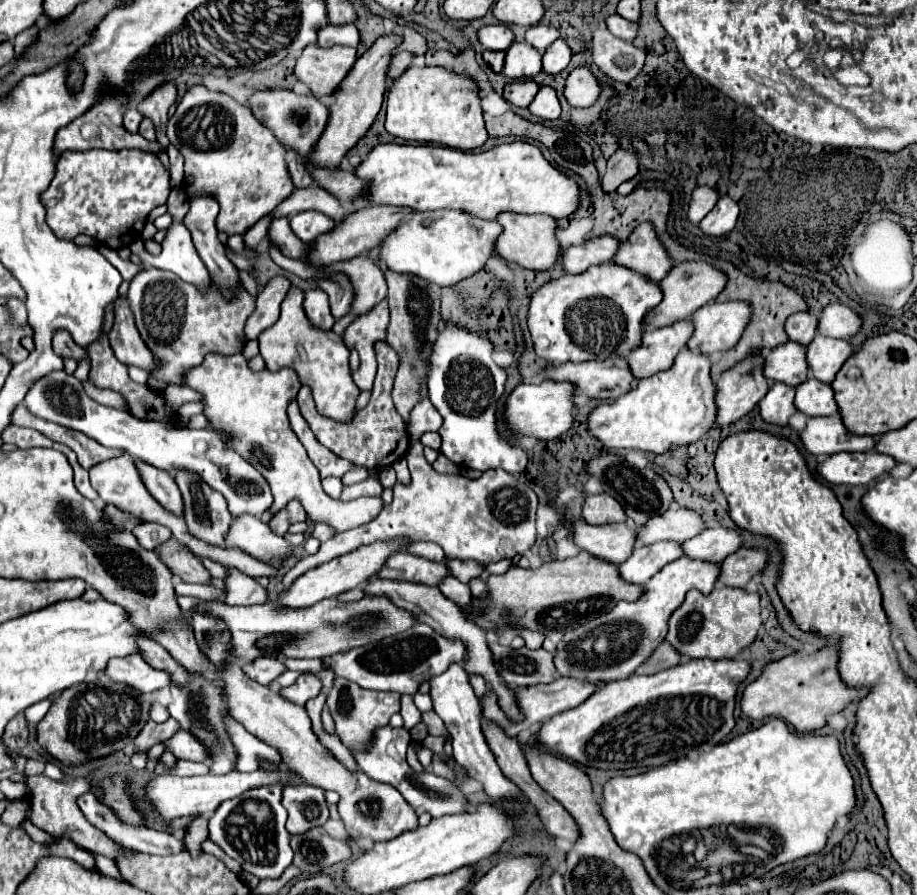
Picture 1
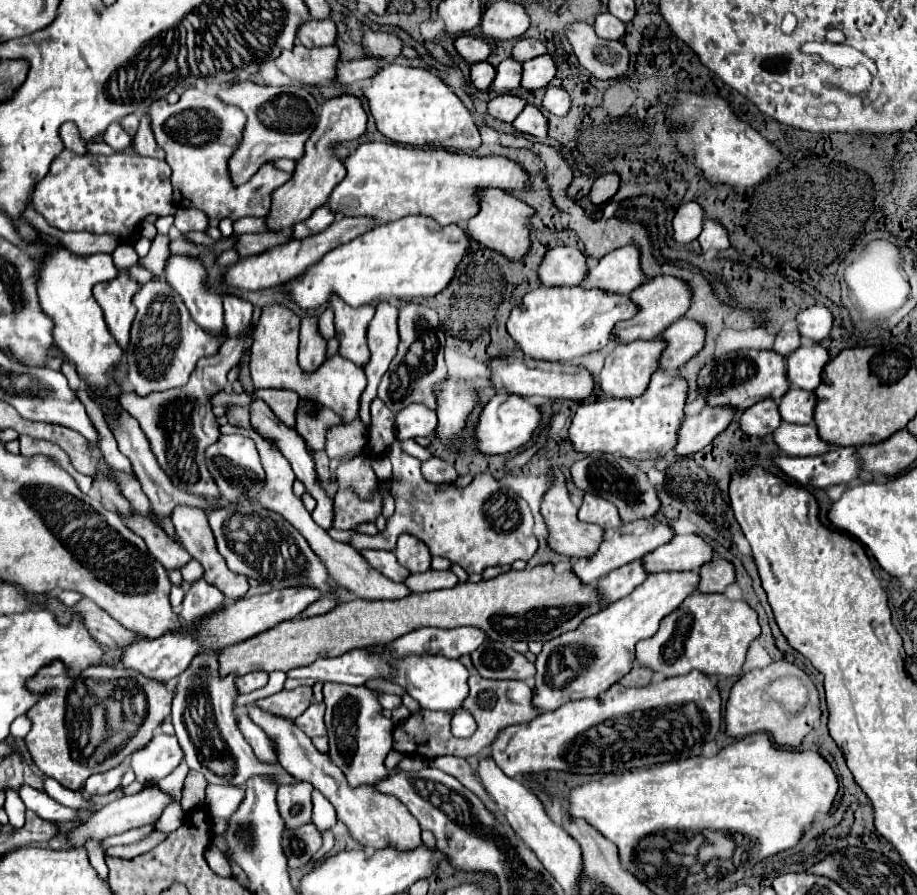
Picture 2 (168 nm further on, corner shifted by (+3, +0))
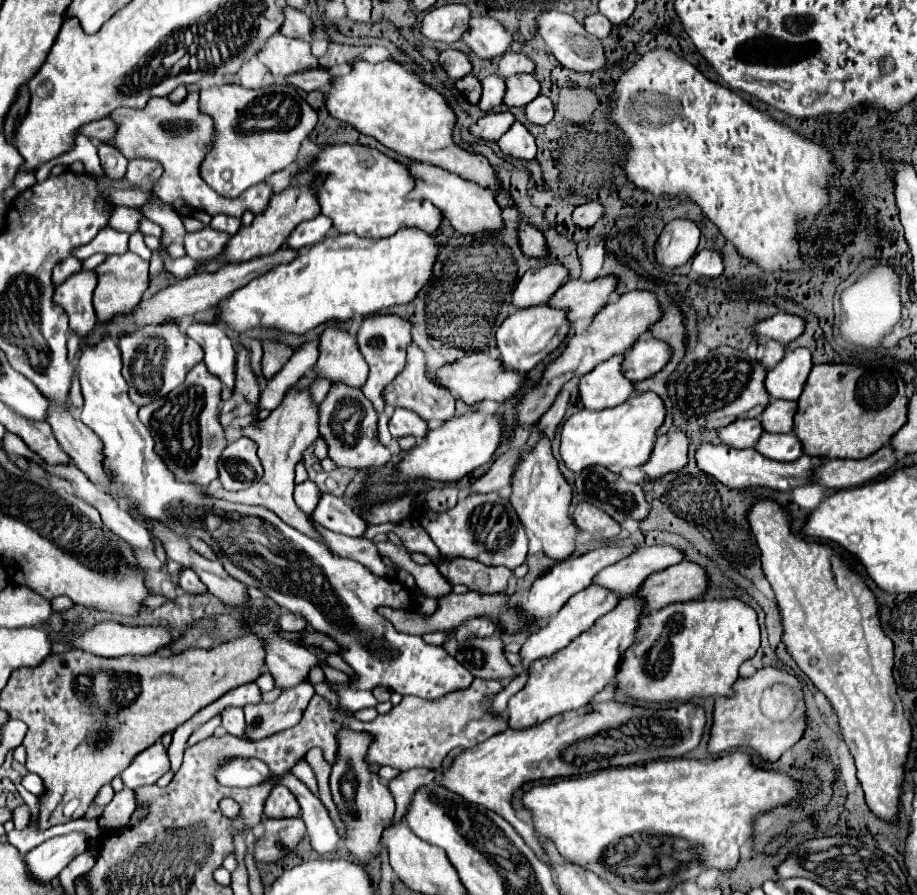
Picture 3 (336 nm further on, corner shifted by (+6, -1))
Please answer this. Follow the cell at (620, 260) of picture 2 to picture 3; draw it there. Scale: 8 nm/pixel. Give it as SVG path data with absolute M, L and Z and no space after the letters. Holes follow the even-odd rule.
M606 276L592 282L570 280L556 290L556 294L548 300L548 306L564 310L570 324L582 318L592 318L614 294L616 278Z

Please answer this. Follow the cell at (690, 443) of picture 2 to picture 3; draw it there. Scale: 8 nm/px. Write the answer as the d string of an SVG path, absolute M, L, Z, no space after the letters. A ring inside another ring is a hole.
M670 430L664 436L658 436L654 450L648 462L642 466L642 472L650 480L658 480L668 472L680 470L688 460L688 438L684 432Z

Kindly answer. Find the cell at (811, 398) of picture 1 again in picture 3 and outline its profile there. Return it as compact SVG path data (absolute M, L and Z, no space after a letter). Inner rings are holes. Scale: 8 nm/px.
M772 400L760 418L762 428L772 434L790 434L796 406L798 406L796 402L788 400Z

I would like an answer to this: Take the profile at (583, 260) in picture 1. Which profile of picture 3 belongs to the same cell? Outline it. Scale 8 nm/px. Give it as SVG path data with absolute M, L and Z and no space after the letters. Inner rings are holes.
M550 262L542 268L528 270L516 284L516 290L512 294L512 306L522 310L528 306L546 304L550 296L556 292L556 288L564 284L566 276L568 270L558 262Z

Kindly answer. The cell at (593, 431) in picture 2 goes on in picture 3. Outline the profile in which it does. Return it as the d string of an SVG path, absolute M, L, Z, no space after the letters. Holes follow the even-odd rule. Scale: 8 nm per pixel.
M644 392L628 398L624 404L606 408L602 412L580 410L572 414L562 424L562 444L560 456L568 470L578 474L588 466L604 466L612 472L620 472L622 468L642 466L656 442L656 430L662 426L666 416L664 402L654 392Z

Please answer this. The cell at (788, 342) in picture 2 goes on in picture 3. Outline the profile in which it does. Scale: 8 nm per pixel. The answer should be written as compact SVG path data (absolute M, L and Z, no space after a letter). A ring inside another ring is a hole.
M766 340L758 346L758 354L756 354L756 360L764 366L764 368L774 368L780 360L784 358L784 346L776 340Z

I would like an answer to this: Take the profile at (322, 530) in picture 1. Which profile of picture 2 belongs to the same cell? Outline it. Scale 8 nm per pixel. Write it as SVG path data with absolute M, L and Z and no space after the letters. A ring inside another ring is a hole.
M337 491L335 495L335 529L351 529L363 521L375 521L381 513L381 495L375 491L371 501L359 499L351 491Z

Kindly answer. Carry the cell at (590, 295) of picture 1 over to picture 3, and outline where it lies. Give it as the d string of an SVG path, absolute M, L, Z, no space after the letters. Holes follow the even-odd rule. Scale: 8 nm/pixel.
M546 304L516 310L502 322L502 326L496 332L496 342L498 342L498 350L500 350L500 362L508 370L528 372L538 362L542 362L550 352L554 352L562 344L562 340L568 336L568 332L570 332L570 324L564 318L562 310L554 310L554 308L546 306Z

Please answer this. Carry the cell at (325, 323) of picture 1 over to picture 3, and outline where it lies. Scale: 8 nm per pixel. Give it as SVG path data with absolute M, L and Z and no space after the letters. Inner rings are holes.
M290 388L288 394L284 396L282 404L276 410L272 410L268 414L268 418L260 420L256 426L242 428L242 434L252 438L258 444L258 456L260 456L262 466L264 466L264 478L256 486L252 486L248 490L240 490L236 494L226 492L226 490L208 492L208 494L216 496L216 498L230 500L230 502L264 506L264 508L272 510L274 514L278 514L292 528L296 528L296 530L320 540L320 536L314 530L310 518L294 504L294 498L292 498L294 466L302 458L302 452L318 438L318 414L316 414L316 410L318 410L318 406L312 402L310 390L294 390L294 388Z

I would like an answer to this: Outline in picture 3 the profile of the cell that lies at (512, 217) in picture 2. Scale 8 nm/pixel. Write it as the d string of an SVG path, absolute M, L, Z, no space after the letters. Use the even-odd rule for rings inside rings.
M410 162L408 170L410 170L412 178L416 180L410 198L428 200L434 206L438 206L442 216L446 220L450 220L450 224L456 232L460 232L460 234L478 234L478 232L484 232L484 230L490 230L490 232L500 230L502 210L496 204L496 198L488 188L476 186L474 182L460 178L458 174L452 174L444 168L438 168L438 166L426 164L426 162Z

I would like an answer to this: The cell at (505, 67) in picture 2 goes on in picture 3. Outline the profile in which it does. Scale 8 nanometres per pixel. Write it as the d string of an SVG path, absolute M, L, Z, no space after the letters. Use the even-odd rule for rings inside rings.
M492 74L492 76L484 78L482 80L482 98L478 102L478 108L482 112L492 112L494 108L498 108L502 104L504 92L506 92L506 84L500 76Z

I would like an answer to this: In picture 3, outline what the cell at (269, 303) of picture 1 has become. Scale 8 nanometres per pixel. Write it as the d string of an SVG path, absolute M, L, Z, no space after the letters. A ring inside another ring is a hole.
M196 364L184 382L184 388L172 390L168 396L154 400L148 406L142 406L138 416L140 422L150 430L156 440L156 452L168 462L168 468L182 482L194 482L206 488L216 476L216 464L220 460L222 450L226 448L224 428L218 422L220 412L220 390L222 384L216 376L212 376L206 366Z

